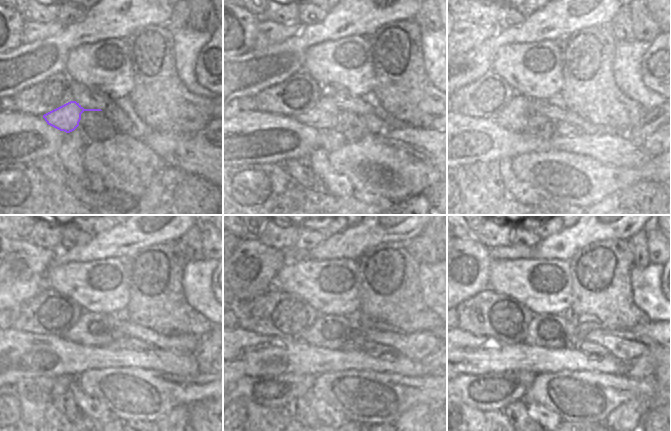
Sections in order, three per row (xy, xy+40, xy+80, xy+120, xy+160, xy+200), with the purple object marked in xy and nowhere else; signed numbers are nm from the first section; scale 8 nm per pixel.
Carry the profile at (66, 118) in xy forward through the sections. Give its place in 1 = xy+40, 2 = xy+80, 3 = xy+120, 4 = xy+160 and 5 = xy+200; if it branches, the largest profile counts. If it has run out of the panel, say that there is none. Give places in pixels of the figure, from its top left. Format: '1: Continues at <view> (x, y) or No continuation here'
1: Continues at xy+40 (326, 115)
2: Continues at xy+80 (536, 107)
3: Continues at xy+120 (93, 329)
4: Continues at xy+160 (327, 330)
5: Continues at xy+200 (545, 330).

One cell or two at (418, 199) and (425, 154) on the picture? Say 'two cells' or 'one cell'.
two cells

